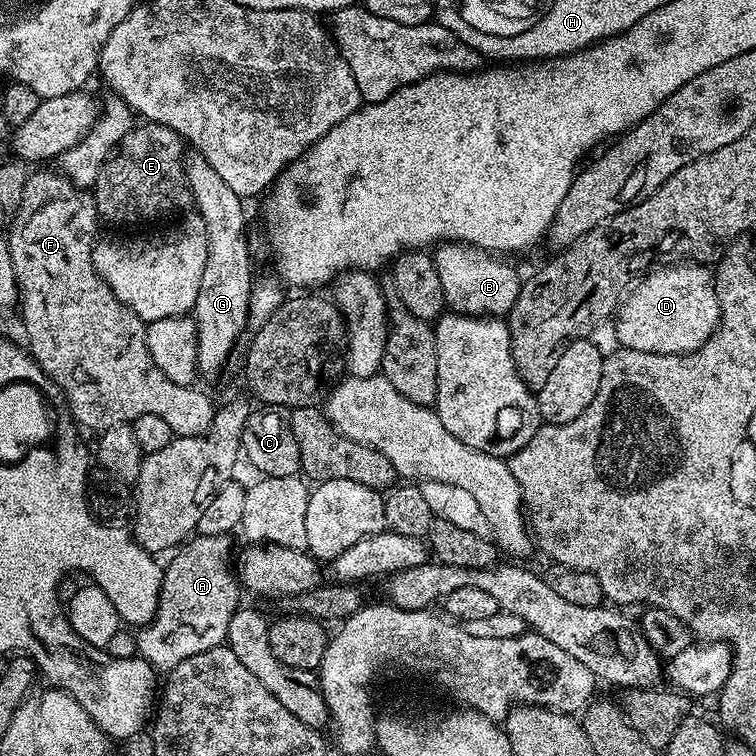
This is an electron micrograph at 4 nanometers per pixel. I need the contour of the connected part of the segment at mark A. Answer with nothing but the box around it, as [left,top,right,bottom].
[135,534,242,670]

